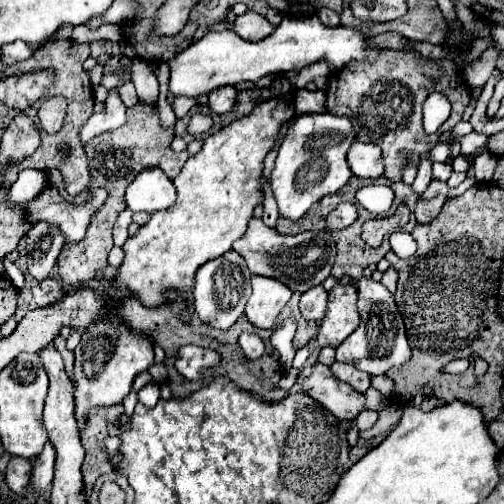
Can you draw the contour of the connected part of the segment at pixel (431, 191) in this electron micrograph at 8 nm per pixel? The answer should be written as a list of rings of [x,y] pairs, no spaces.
[[[432,180],[426,192],[420,196],[414,210],[418,224],[428,224],[430,220],[434,220],[440,214],[446,198],[448,198],[448,184],[442,180]]]

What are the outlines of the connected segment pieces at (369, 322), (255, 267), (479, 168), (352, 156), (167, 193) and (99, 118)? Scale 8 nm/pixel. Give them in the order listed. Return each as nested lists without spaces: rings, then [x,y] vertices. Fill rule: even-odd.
[[[372,278],[358,280],[358,308],[362,308],[362,324],[354,330],[338,348],[336,360],[360,366],[370,376],[386,374],[392,366],[400,366],[410,360],[410,344],[406,340],[406,328],[402,316],[394,304],[392,294]]]
[[[252,216],[244,236],[236,240],[232,248],[246,260],[252,274],[276,278],[298,294],[304,294],[306,290],[322,284],[330,276],[330,268],[336,256],[336,244],[330,236],[330,230],[282,236],[274,228],[268,228],[262,218],[256,216]]]
[[[478,158],[474,160],[474,174],[478,182],[490,182],[494,176],[494,168],[496,168],[498,158]]]
[[[354,140],[348,150],[348,164],[358,178],[378,178],[384,172],[382,150],[376,144],[364,144]]]
[[[144,168],[126,190],[126,204],[132,212],[158,212],[174,206],[174,182],[160,168]]]
[[[110,90],[110,96],[106,100],[106,110],[92,114],[90,120],[84,124],[80,138],[86,144],[90,138],[108,132],[108,130],[116,130],[126,122],[126,106],[122,104],[120,96],[116,94],[116,90]]]

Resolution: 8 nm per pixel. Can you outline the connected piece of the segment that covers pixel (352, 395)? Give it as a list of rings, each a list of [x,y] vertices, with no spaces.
[[[314,364],[314,372],[310,378],[302,382],[304,392],[320,402],[328,412],[332,412],[338,420],[354,420],[366,404],[366,396],[346,386],[324,364]]]

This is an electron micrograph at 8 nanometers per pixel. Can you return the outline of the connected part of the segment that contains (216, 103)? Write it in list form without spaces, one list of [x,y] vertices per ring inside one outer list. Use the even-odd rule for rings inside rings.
[[[222,86],[214,92],[208,94],[208,106],[212,112],[216,114],[224,114],[224,112],[230,112],[232,106],[236,104],[236,94],[238,94],[238,88],[236,86]]]

